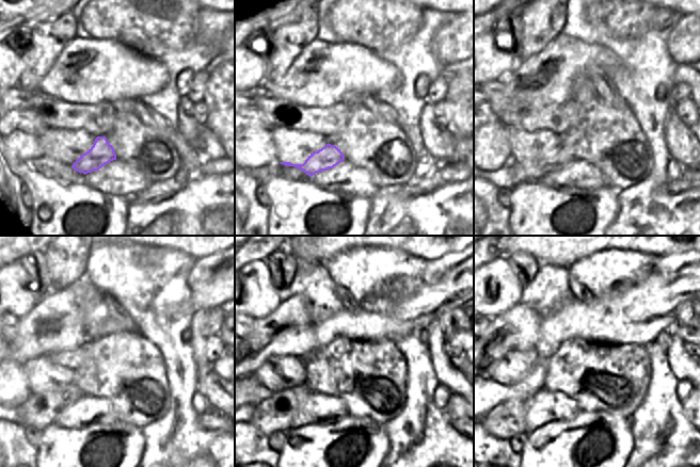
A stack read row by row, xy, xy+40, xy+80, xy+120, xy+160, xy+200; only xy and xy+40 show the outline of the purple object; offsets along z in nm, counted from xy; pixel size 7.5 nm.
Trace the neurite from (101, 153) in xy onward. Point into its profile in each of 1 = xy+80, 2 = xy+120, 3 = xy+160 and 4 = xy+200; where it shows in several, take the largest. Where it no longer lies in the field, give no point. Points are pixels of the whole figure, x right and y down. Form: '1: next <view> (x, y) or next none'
1: next xy+80 (520, 172)
2: next xy+120 (40, 411)
3: next xy+160 (276, 413)
4: next xy+200 (507, 419)

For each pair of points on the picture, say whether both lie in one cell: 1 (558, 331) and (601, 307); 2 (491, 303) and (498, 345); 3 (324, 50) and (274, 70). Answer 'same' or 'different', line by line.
1: same
2: different
3: different

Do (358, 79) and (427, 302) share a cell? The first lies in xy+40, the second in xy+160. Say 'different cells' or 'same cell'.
different cells

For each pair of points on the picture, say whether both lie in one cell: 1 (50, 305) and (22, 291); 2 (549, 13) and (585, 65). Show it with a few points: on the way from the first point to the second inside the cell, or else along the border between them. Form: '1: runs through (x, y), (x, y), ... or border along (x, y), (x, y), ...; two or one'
1: border along (42, 298), (21, 317); two
2: border along (558, 34), (539, 50); two

